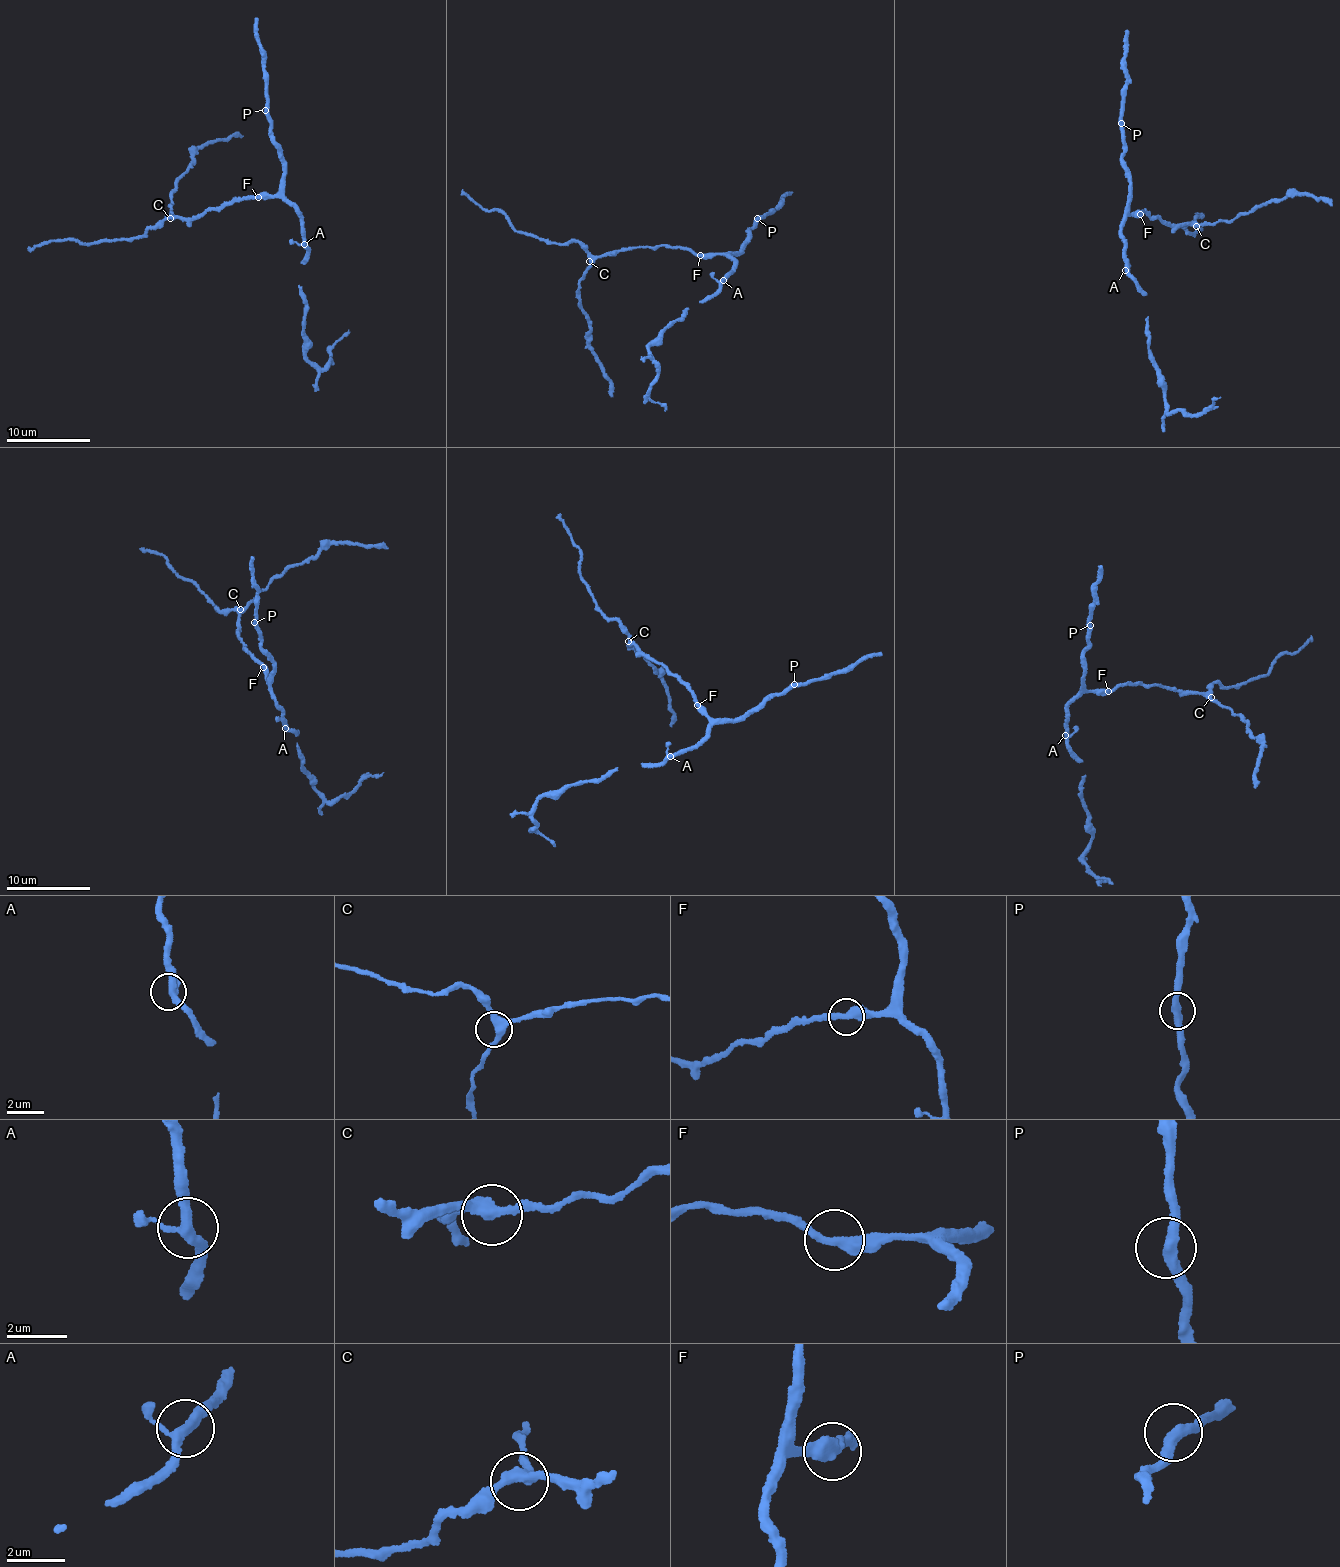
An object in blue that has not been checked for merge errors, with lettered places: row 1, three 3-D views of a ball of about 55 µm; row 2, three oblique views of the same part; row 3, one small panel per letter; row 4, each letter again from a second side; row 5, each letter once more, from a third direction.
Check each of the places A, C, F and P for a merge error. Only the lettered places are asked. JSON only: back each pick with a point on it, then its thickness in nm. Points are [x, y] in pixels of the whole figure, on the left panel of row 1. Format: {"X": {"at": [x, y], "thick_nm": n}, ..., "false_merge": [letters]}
{"false_merge": []}

